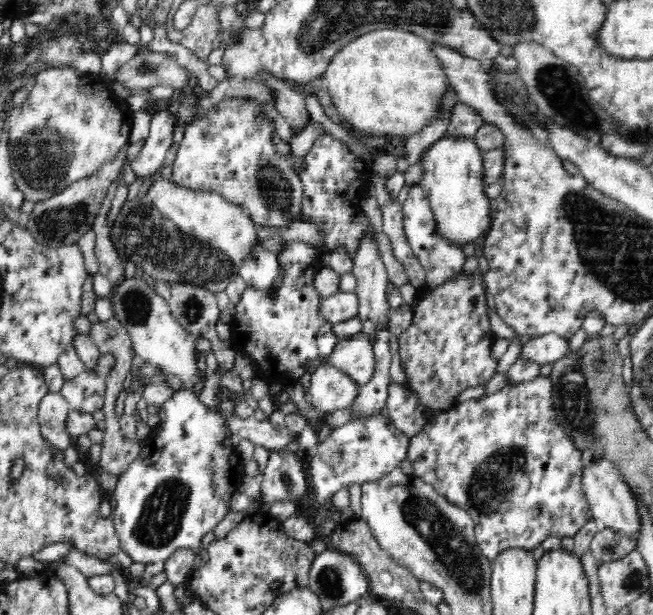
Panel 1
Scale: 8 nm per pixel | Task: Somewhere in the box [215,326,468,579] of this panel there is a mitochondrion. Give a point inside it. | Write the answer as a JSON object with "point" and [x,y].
{"point":[287,482]}

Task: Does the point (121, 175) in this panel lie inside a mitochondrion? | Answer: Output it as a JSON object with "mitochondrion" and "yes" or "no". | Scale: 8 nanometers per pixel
{"mitochondrion":"no"}

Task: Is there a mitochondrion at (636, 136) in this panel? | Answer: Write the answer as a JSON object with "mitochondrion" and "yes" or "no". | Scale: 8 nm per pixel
{"mitochondrion":"no"}

